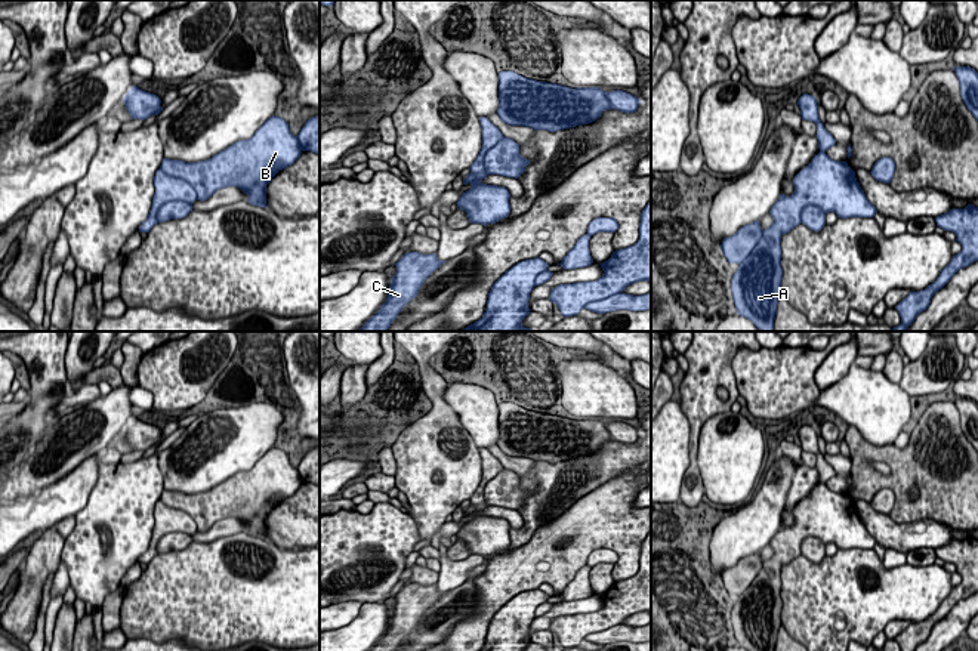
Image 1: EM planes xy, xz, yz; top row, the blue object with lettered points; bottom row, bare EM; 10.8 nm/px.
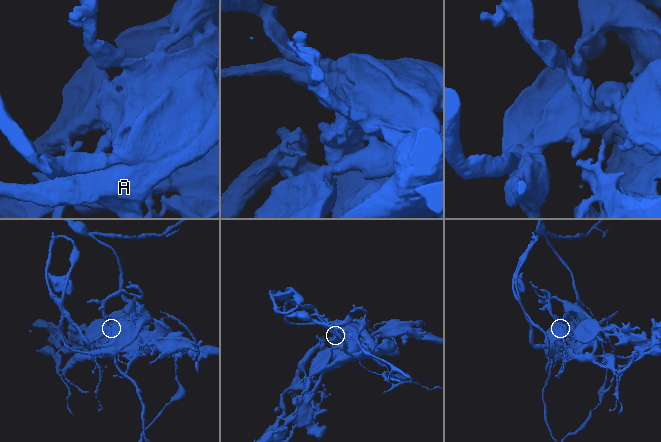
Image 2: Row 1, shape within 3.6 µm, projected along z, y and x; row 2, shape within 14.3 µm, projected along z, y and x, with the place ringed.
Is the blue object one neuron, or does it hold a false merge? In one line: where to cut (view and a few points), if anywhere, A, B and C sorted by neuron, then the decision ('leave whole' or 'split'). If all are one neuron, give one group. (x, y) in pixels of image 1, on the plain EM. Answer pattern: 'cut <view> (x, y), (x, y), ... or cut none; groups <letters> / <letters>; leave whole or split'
cut none; groups A B C; leave whole

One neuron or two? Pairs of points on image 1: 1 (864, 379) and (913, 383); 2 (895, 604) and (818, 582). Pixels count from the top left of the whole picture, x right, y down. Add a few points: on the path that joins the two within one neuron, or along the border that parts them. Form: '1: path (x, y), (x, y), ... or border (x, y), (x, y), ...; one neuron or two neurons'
1: border (898, 383), (910, 397); two neurons
2: path (876, 595), (863, 595), (851, 583), (838, 583); one neuron

